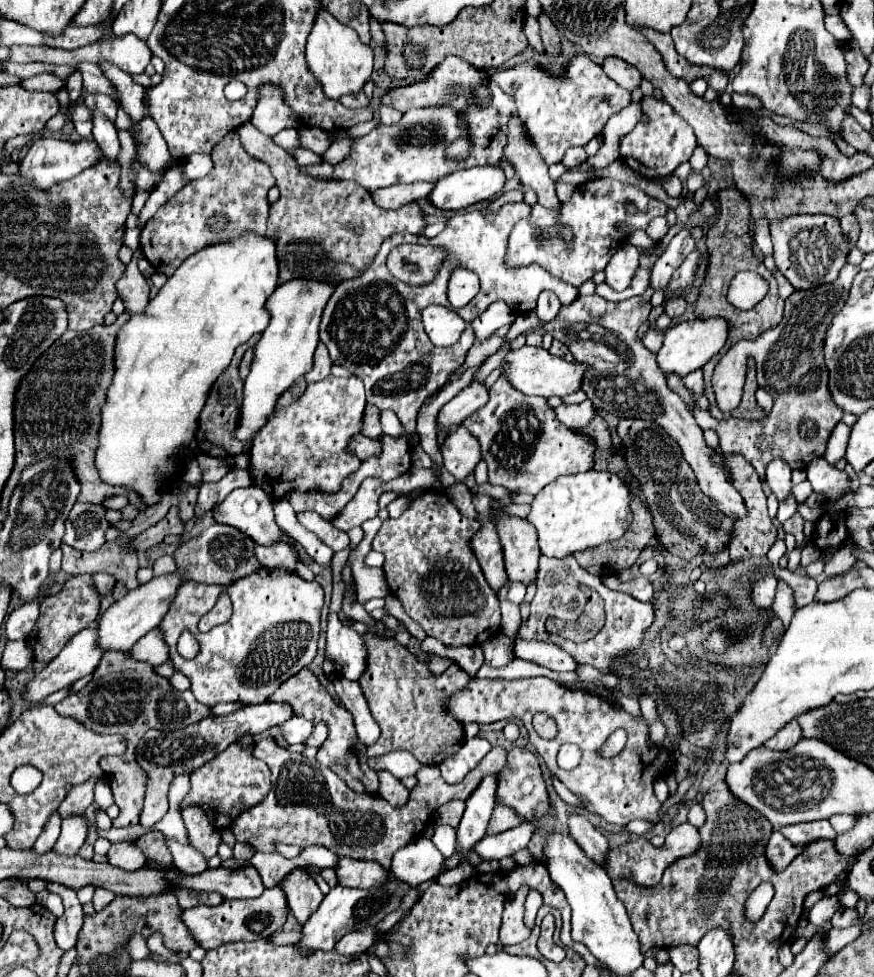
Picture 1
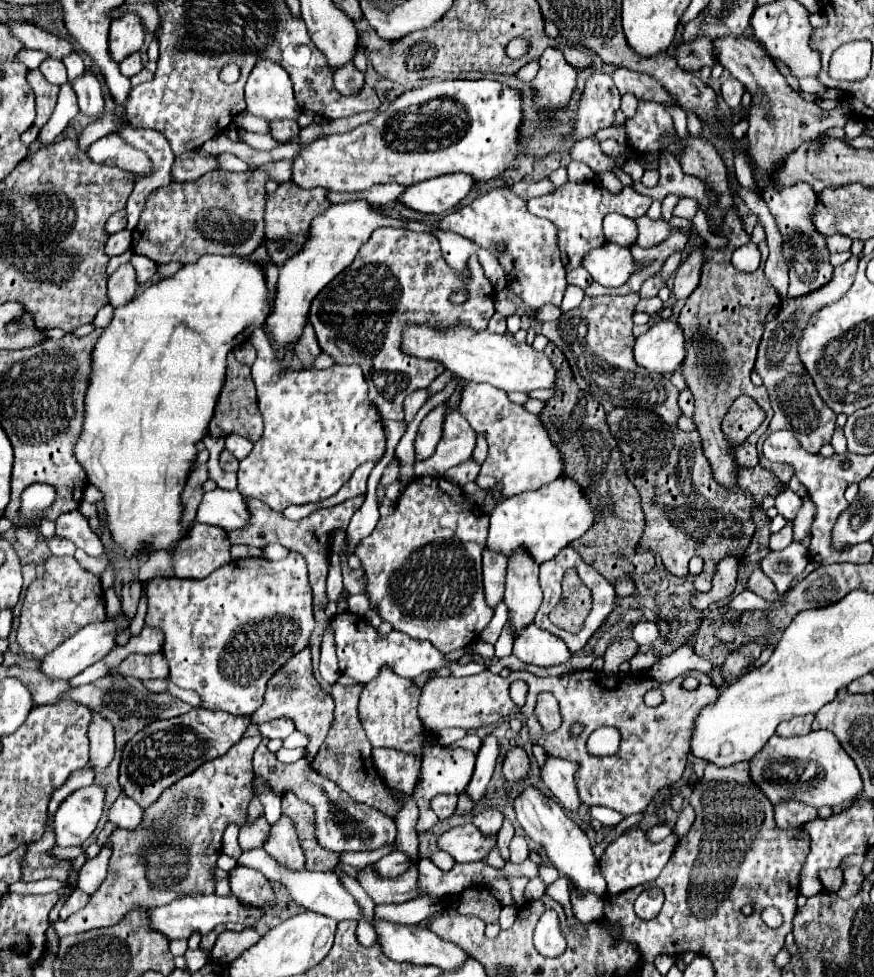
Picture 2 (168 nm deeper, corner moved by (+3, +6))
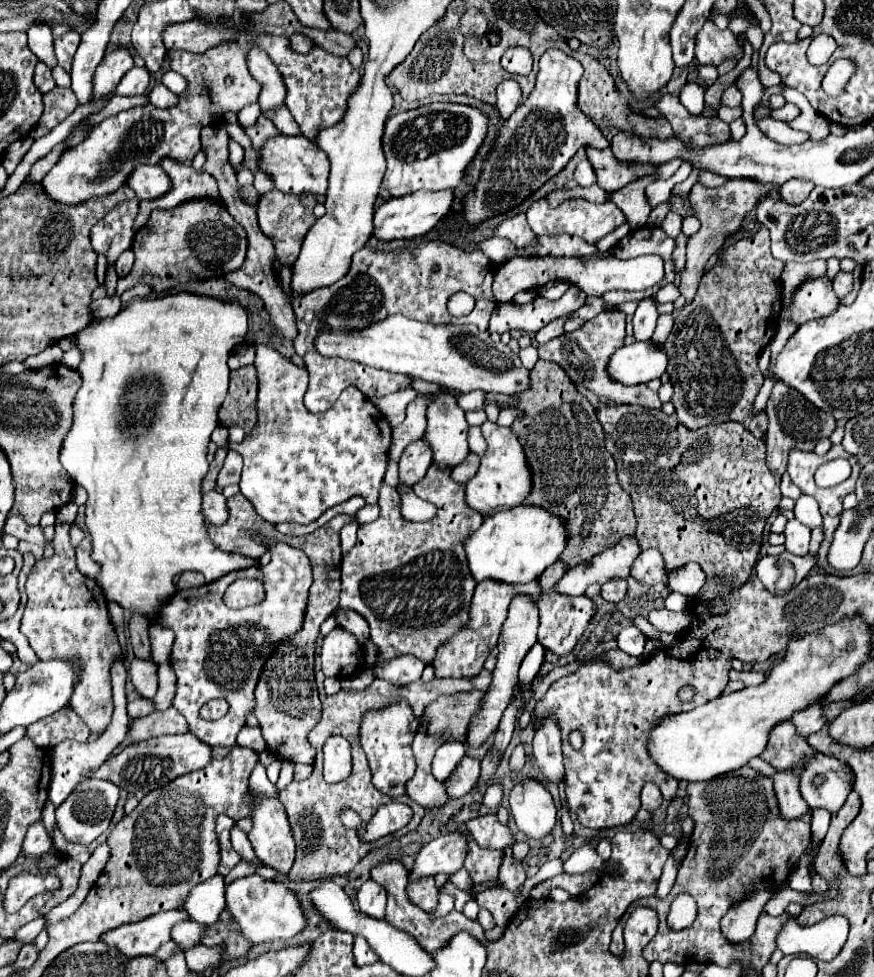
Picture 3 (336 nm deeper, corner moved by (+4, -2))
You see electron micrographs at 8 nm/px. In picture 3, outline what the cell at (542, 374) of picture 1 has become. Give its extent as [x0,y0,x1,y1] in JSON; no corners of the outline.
[315,315,531,395]

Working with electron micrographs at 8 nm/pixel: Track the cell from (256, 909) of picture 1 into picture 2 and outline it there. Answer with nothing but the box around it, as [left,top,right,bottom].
[148,895,262,939]

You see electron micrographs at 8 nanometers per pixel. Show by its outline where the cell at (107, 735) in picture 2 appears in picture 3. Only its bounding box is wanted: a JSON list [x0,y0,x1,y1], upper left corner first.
[21,523,123,737]

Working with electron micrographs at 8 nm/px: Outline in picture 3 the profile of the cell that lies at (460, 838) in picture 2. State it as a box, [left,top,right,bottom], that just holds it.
[411,833,467,879]

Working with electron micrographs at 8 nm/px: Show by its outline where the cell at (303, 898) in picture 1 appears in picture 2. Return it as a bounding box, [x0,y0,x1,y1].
[264,815,304,869]

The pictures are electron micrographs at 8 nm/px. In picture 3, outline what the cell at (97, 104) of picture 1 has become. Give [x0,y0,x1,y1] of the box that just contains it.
[55,31,81,71]

